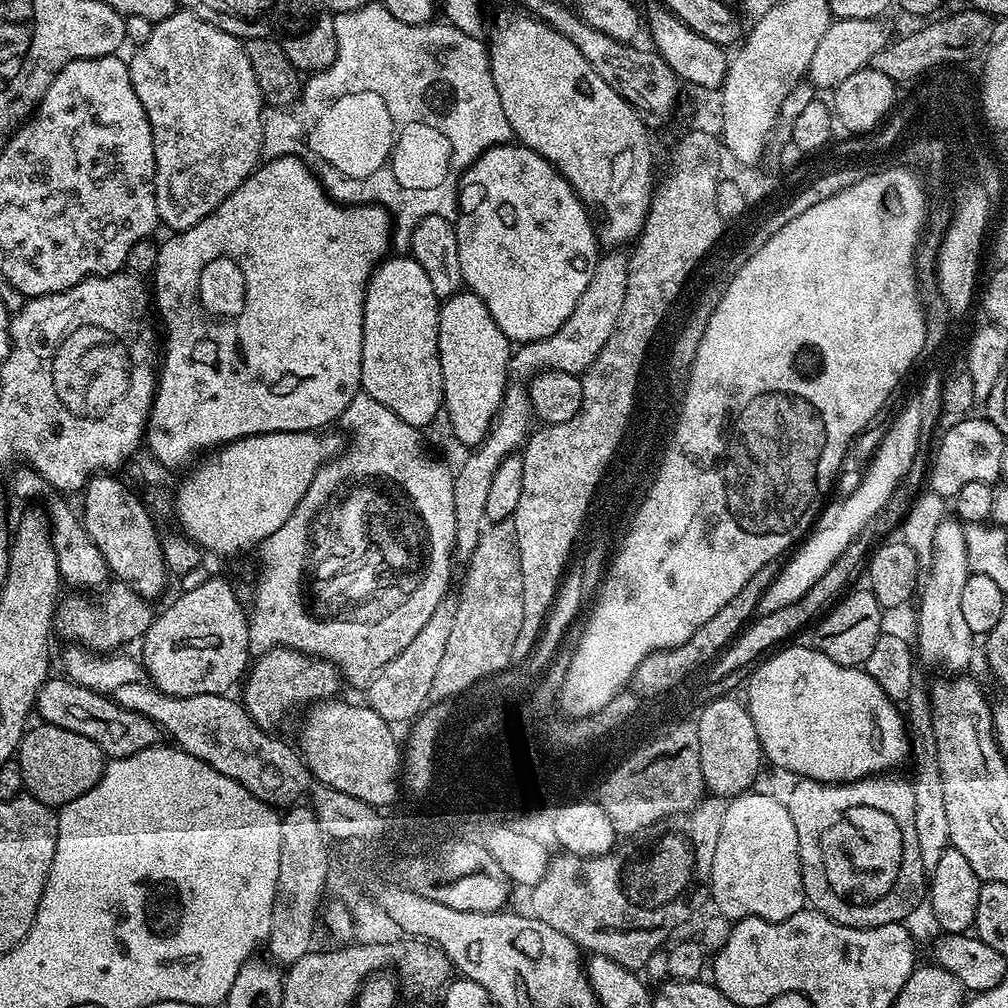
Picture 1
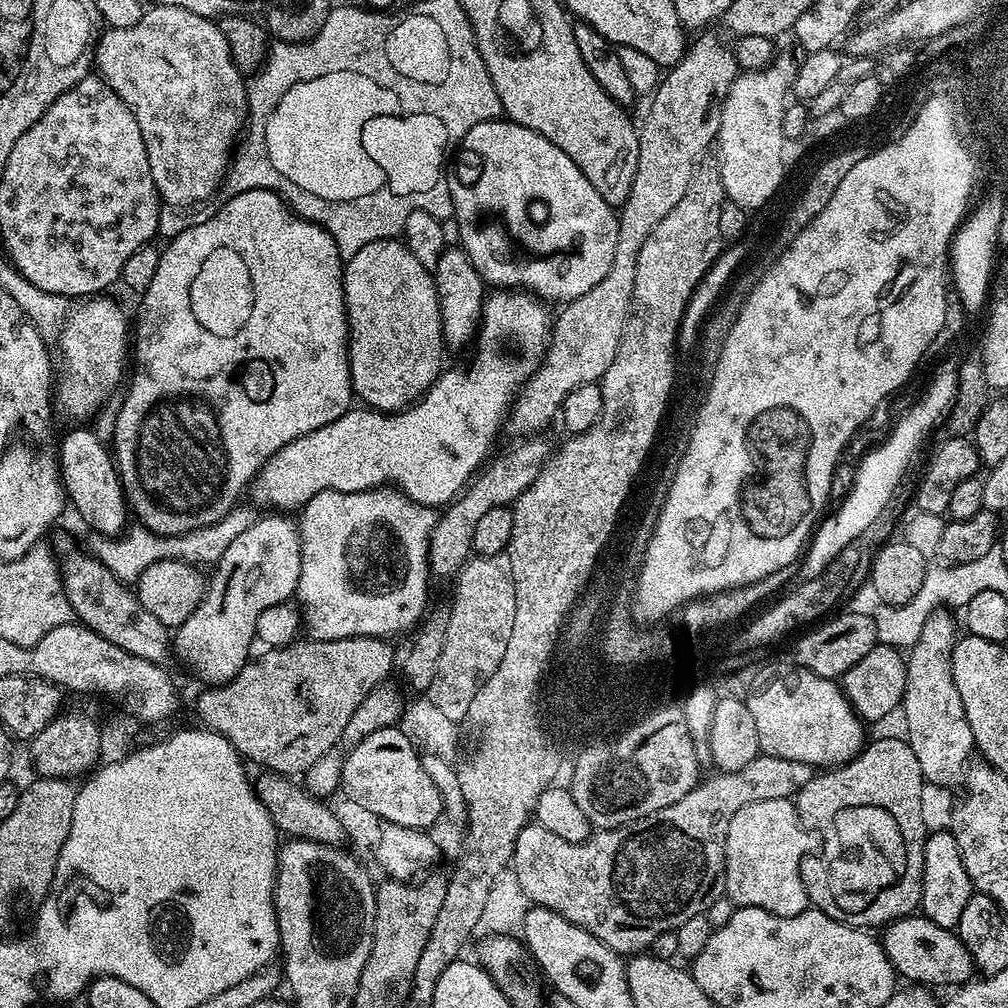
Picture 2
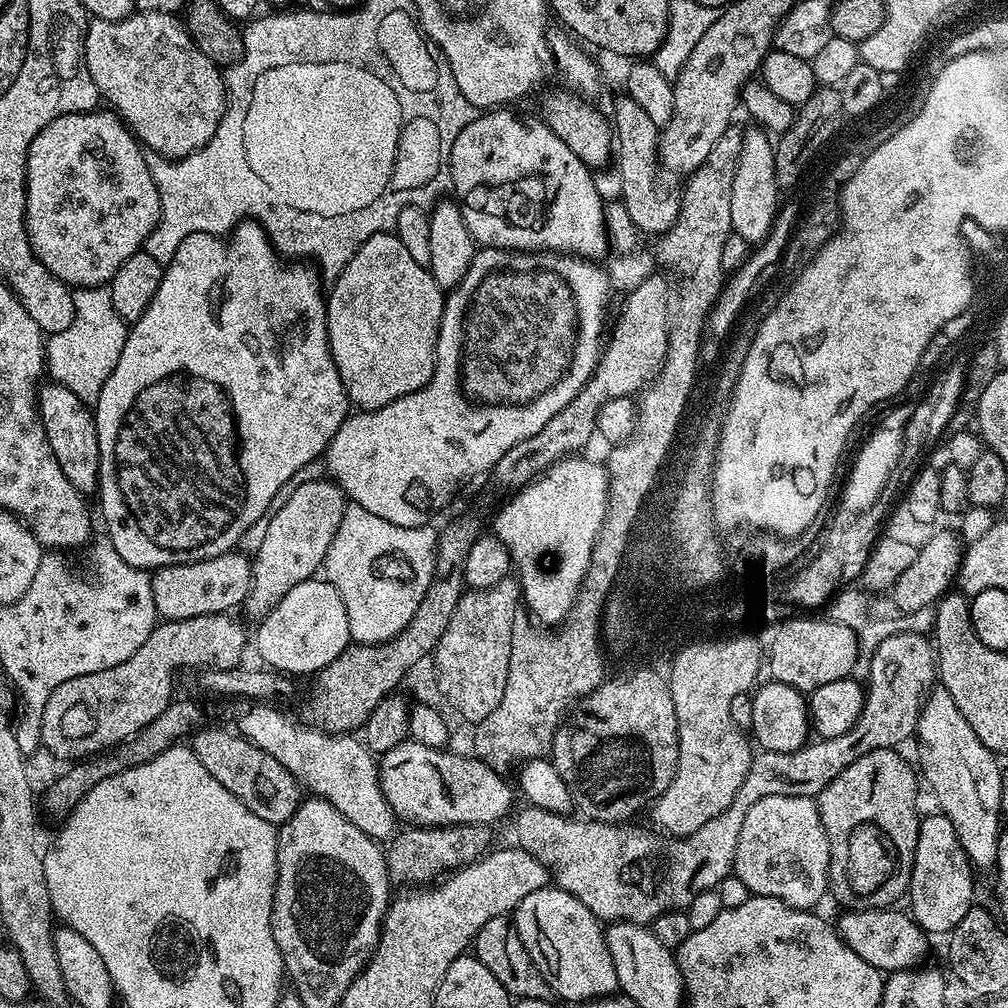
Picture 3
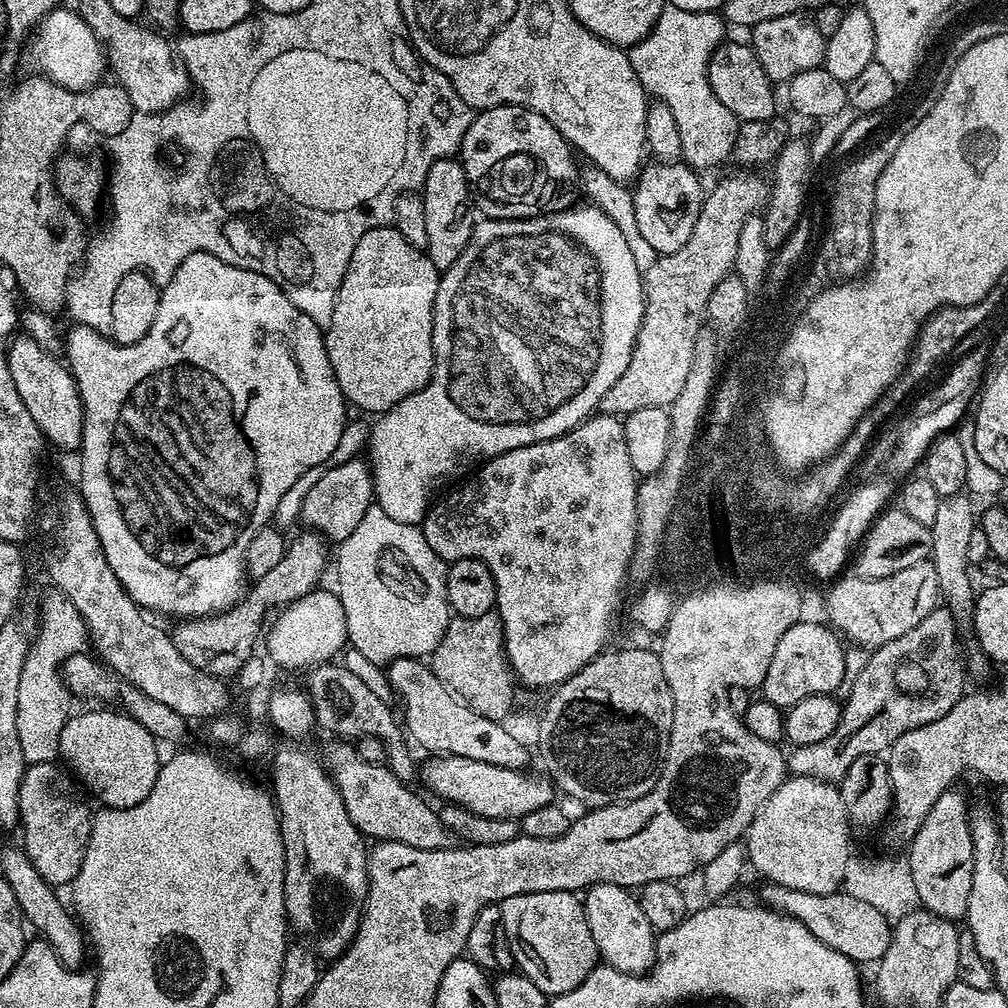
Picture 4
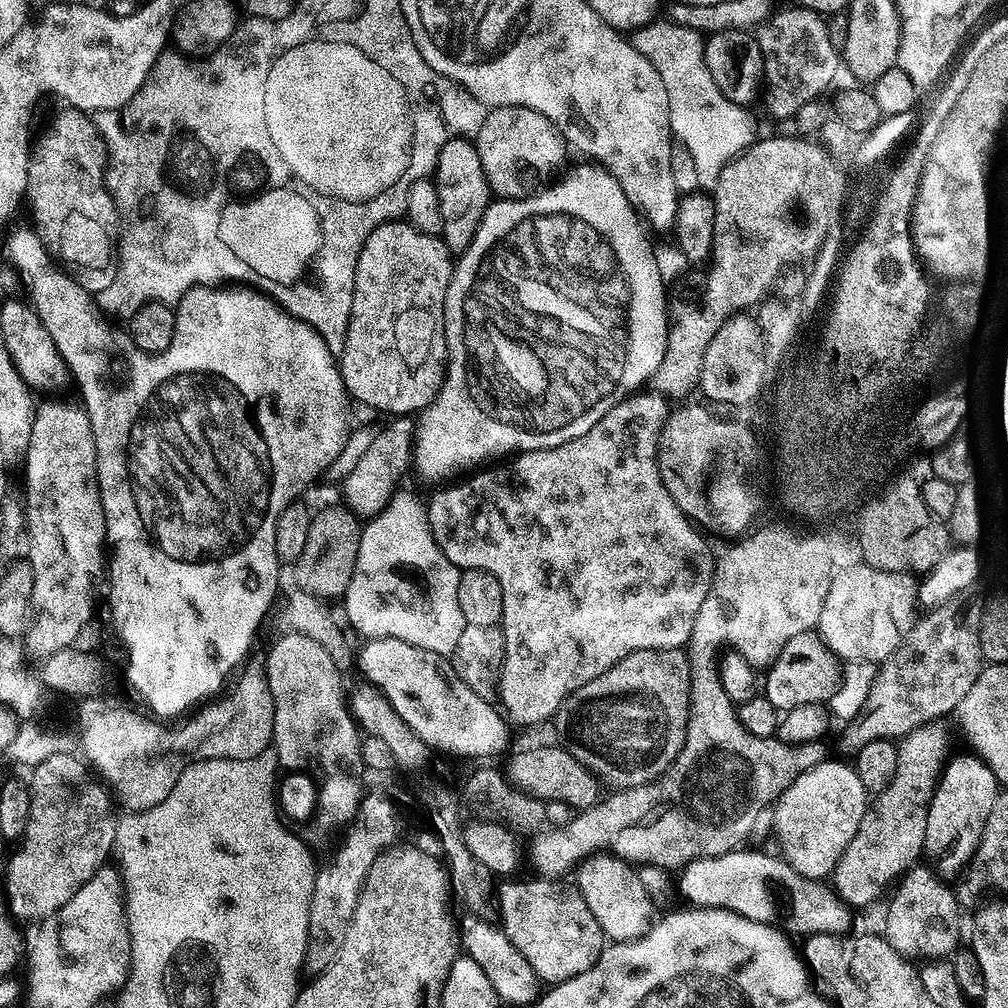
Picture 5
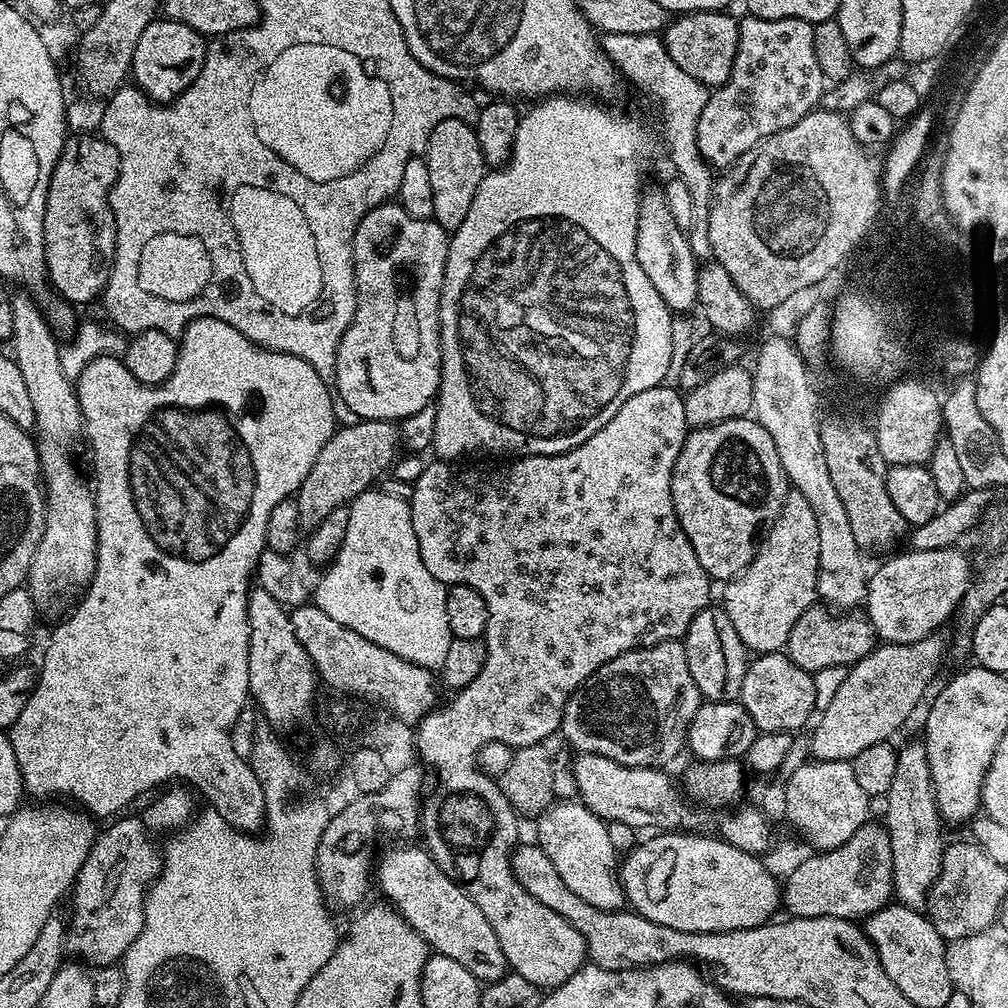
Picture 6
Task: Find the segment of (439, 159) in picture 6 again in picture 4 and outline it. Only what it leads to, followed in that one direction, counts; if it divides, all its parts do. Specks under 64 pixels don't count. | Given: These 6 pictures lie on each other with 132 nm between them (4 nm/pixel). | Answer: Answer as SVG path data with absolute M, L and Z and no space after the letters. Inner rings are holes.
M459 159L439 160L434 162L434 166L430 166L422 185L422 199L426 210L426 242L428 243L426 251L430 262L434 262L436 269L443 274L450 266L454 266L454 262L458 262L462 250L466 250L478 223L472 187L468 184L466 170Z

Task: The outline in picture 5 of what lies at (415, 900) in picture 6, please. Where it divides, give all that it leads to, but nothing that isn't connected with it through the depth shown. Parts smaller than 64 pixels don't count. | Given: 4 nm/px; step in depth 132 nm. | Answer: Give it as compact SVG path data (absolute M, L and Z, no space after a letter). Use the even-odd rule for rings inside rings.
M468 914L465 917L464 925L461 928L459 925L458 928L459 943L467 956L482 968L482 974L490 978L490 986L494 986L497 998L505 1005L531 1005L541 995L542 981L526 962L526 958L522 958L522 954L510 942L510 938L495 923L487 924L484 918L476 914Z

